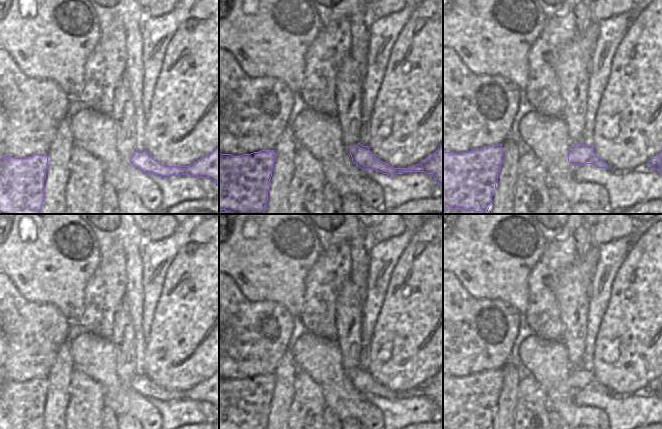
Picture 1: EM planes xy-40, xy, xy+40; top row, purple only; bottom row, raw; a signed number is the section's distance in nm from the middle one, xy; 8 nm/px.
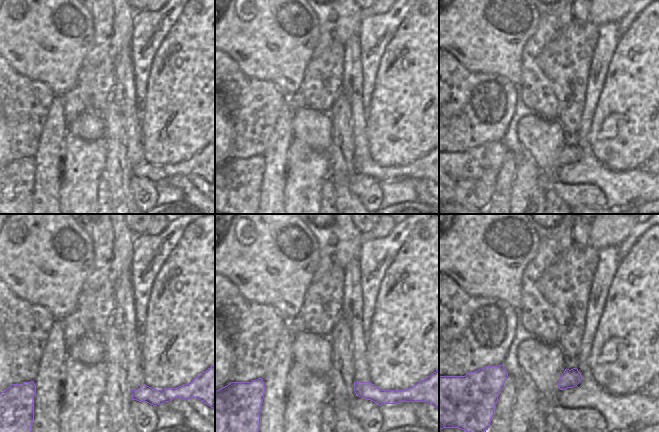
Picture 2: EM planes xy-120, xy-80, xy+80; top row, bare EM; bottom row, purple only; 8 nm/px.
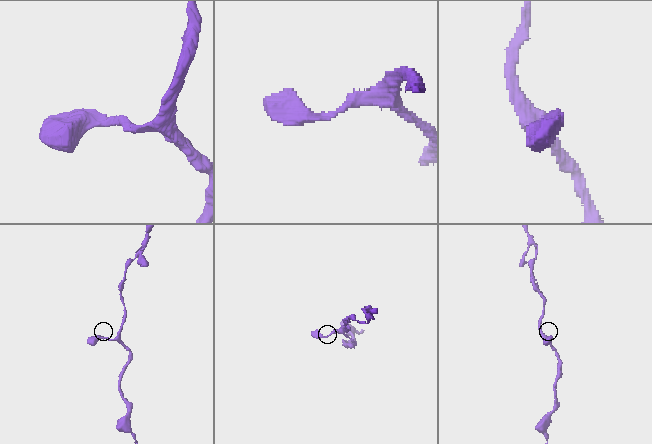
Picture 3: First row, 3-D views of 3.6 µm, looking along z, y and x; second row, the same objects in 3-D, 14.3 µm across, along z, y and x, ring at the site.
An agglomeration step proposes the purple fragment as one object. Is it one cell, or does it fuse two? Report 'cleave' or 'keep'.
keep

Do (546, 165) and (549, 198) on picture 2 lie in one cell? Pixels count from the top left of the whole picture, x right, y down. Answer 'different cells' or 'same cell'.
different cells

